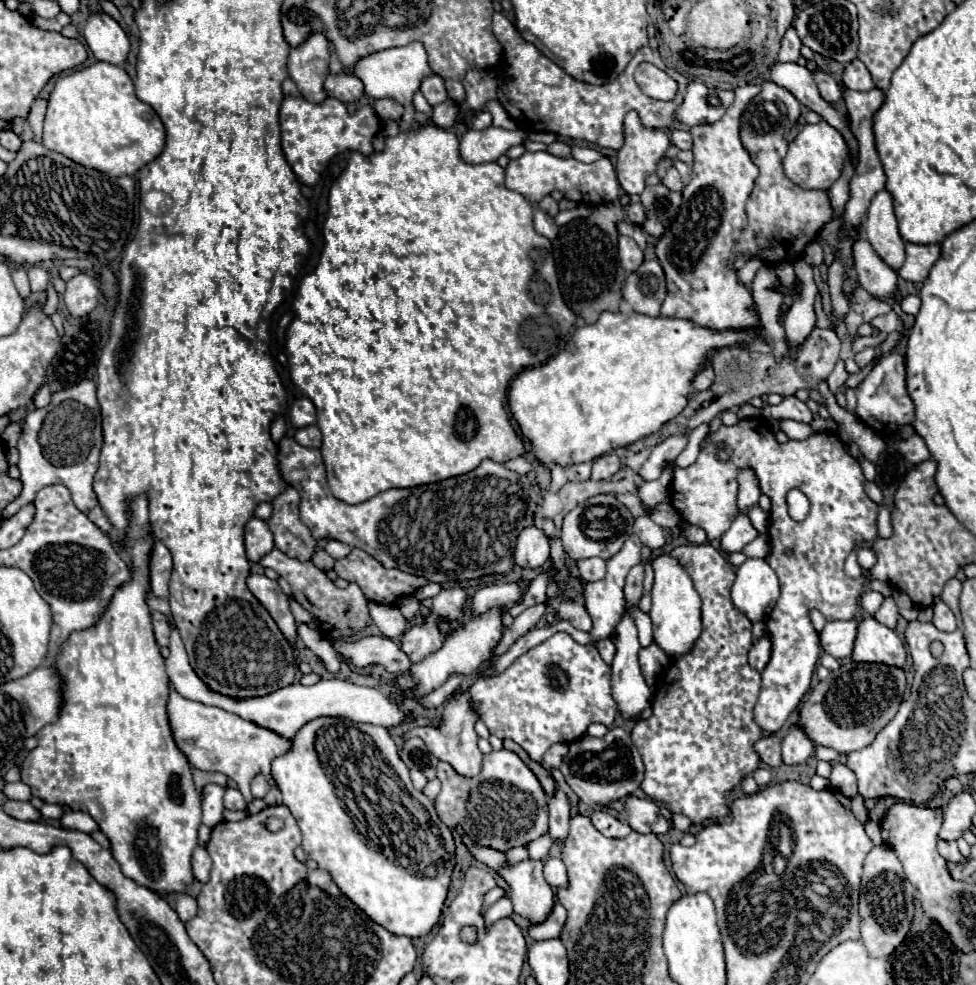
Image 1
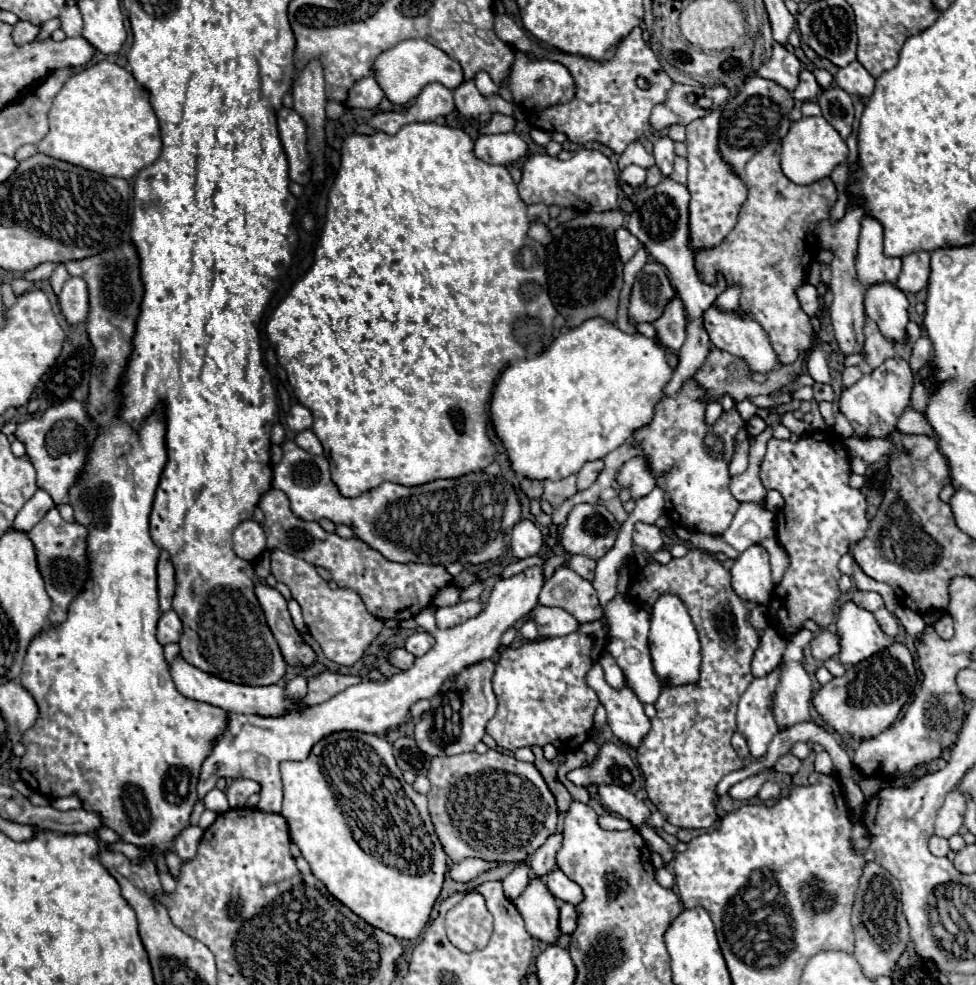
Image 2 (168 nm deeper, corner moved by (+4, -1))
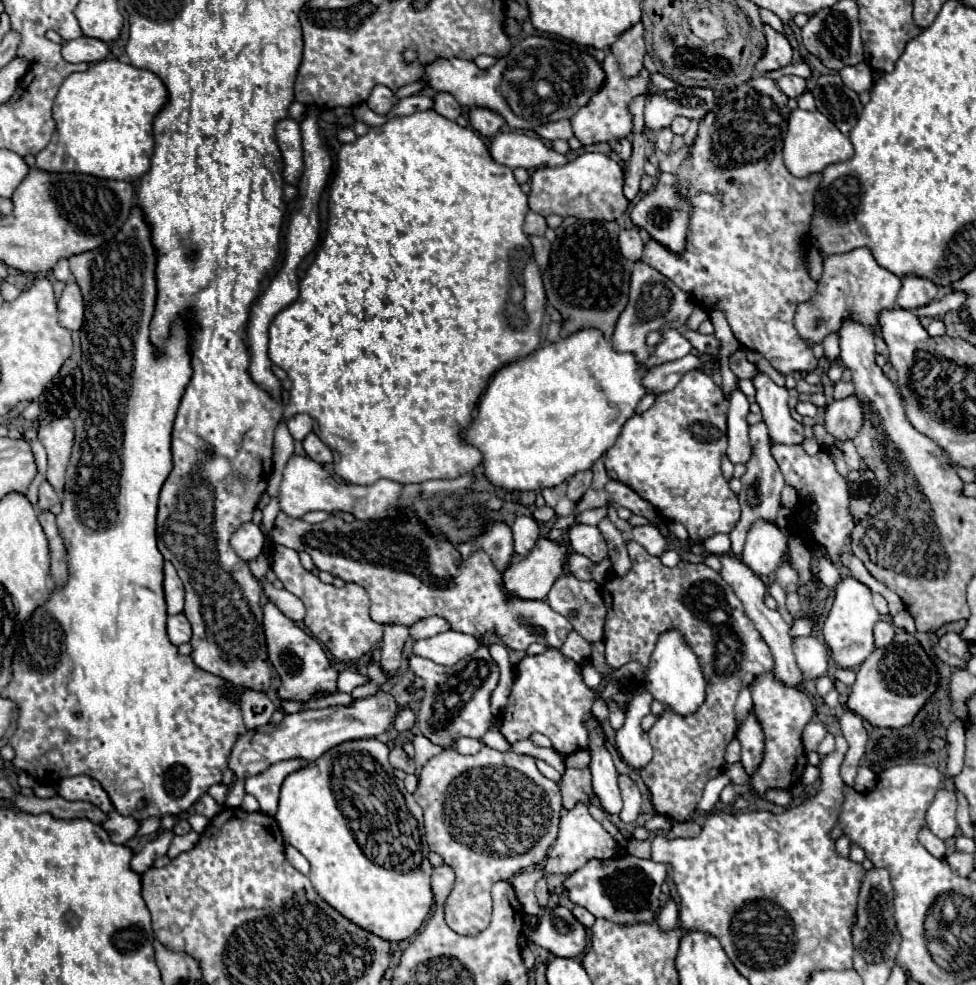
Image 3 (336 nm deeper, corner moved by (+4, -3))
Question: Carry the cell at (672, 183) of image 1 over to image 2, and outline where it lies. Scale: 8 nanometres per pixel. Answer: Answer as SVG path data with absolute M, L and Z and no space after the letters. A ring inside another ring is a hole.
M660 137L654 143L654 157L656 157L656 165L662 171L664 177L670 177L672 173L672 165L674 165L674 143L670 137Z

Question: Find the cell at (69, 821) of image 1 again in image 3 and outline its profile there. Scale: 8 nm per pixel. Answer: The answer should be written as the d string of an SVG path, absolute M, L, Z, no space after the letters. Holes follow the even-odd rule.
M149 817L141 824L138 833L136 833L134 838L141 838L143 836L148 836L150 834L156 833L160 823L161 823L161 819L157 817Z

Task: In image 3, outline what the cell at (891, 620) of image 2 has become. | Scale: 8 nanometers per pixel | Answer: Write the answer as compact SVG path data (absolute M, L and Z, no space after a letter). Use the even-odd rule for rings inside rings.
M878 621L874 625L874 643L876 647L884 647L894 639L894 625L890 621Z

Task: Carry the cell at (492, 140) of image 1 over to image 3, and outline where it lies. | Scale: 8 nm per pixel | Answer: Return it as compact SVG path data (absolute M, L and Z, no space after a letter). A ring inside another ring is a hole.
M516 131L498 133L490 145L490 153L494 161L510 169L524 167L534 171L534 167L558 167L566 163L566 157L552 147L546 147L540 137Z

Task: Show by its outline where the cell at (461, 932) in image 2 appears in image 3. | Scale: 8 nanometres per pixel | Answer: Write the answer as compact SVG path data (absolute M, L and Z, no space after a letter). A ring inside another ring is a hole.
M482 745L482 749L476 753L476 755L460 755L458 751L442 751L440 755L432 757L424 767L422 767L422 773L420 773L420 783L418 783L418 789L414 791L414 799L416 803L422 807L424 811L424 829L426 829L426 841L428 841L428 847L430 851L438 853L446 865L450 865L456 873L456 883L444 903L444 913L446 913L446 923L452 931L460 933L460 935L476 935L480 933L482 929L488 927L490 923L490 915L492 915L492 897L490 897L490 887L496 883L496 881L508 881L512 879L518 871L530 867L530 865L538 865L540 861L546 859L546 853L550 849L550 845L556 841L556 835L558 835L558 823L560 823L560 809L562 809L562 801L560 801L560 787L546 779L538 767L536 767L536 761L534 757L530 755L518 755L518 753L500 753L500 751L494 751L490 749L488 745Z

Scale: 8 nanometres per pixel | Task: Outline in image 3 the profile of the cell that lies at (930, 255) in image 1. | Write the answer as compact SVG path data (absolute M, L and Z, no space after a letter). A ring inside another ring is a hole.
M906 277L902 279L902 289L898 293L898 305L902 309L918 309L918 307L926 307L928 303L932 303L938 295L936 285L930 279L922 279L922 277Z

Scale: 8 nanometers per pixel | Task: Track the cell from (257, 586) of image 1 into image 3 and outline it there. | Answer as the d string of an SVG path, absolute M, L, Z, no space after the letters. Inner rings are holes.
M274 603L264 605L264 635L266 635L268 659L282 681L282 687L276 693L278 699L304 703L304 701L320 699L338 691L336 689L338 671L332 667L320 643L312 635L308 635L304 629L296 627L292 619L284 617L284 613Z

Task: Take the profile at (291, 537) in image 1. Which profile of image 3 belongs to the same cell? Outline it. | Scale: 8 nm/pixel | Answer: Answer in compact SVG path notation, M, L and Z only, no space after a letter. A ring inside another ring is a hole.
M398 507L398 511L400 517L406 517L404 521L398 517L368 521L354 519L352 523L346 523L340 515L330 515L326 521L314 525L302 519L292 519L286 513L278 513L276 527L270 537L274 543L286 545L296 551L306 551L320 571L328 571L332 575L342 577L344 581L362 585L368 591L372 603L370 617L376 623L410 627L418 619L438 615L450 623L450 629L468 633L472 637L488 635L490 631L494 631L500 637L500 641L514 651L526 651L532 643L544 643L550 647L560 647L564 643L564 639L572 631L568 619L556 613L546 601L512 599L512 595L504 591L502 573L496 571L496 567L484 551L474 551L468 559L460 559L460 553L456 547L452 547L452 543L444 543L440 535L428 535L428 531L420 527L416 511L412 511L410 507Z

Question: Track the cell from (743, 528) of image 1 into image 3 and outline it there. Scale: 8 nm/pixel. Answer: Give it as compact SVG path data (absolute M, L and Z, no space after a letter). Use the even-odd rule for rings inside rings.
M760 421L760 423L750 427L750 443L752 443L752 457L746 463L746 473L740 479L742 481L742 491L738 493L738 501L740 501L740 507L742 507L742 517L740 517L738 525L734 527L734 531L730 533L732 553L734 555L742 553L746 533L748 533L748 529L752 527L752 523L756 519L776 521L776 513L778 513L778 507L780 507L780 493L782 493L782 489L786 485L784 477L782 477L782 473L778 469L778 463L776 463L776 459L770 453L772 441L768 437L768 427L766 427L764 421Z

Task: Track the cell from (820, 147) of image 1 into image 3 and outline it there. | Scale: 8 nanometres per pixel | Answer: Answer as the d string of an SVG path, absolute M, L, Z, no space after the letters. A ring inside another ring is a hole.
M794 109L788 119L788 131L784 137L784 165L796 177L808 177L810 173L820 173L824 167L840 161L848 161L854 155L850 139L840 133L840 129L824 117L820 111Z

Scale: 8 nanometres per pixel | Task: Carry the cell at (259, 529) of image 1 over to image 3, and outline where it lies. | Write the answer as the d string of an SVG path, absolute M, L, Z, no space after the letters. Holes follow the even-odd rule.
M244 523L234 535L232 535L232 547L244 561L252 561L260 555L264 547L264 533L254 523Z

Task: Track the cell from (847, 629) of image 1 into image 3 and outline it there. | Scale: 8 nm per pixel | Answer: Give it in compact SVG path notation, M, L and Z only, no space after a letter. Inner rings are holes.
M794 637L792 639L796 663L804 681L818 679L828 669L828 647L818 637Z

